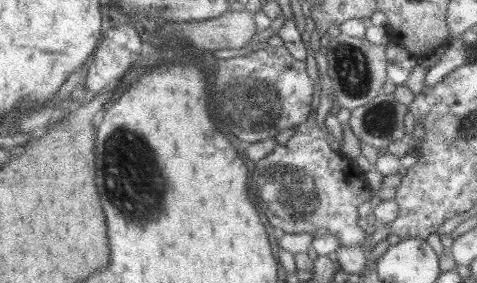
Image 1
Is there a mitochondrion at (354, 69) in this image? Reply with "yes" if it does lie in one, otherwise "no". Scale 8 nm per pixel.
yes

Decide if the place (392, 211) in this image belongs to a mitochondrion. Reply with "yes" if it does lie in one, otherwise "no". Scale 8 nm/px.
no

